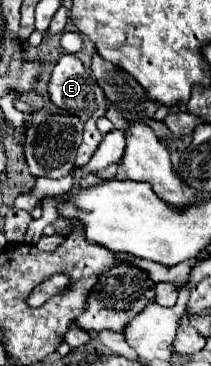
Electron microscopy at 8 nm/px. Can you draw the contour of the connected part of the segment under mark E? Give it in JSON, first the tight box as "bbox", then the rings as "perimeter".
{"bbox":[48,53,108,121],"perimeter":[[[68,53],[60,55],[52,71],[48,95],[56,107],[70,111],[70,115],[78,115],[82,121],[104,117],[108,109],[102,89],[88,75],[80,59]]]}

